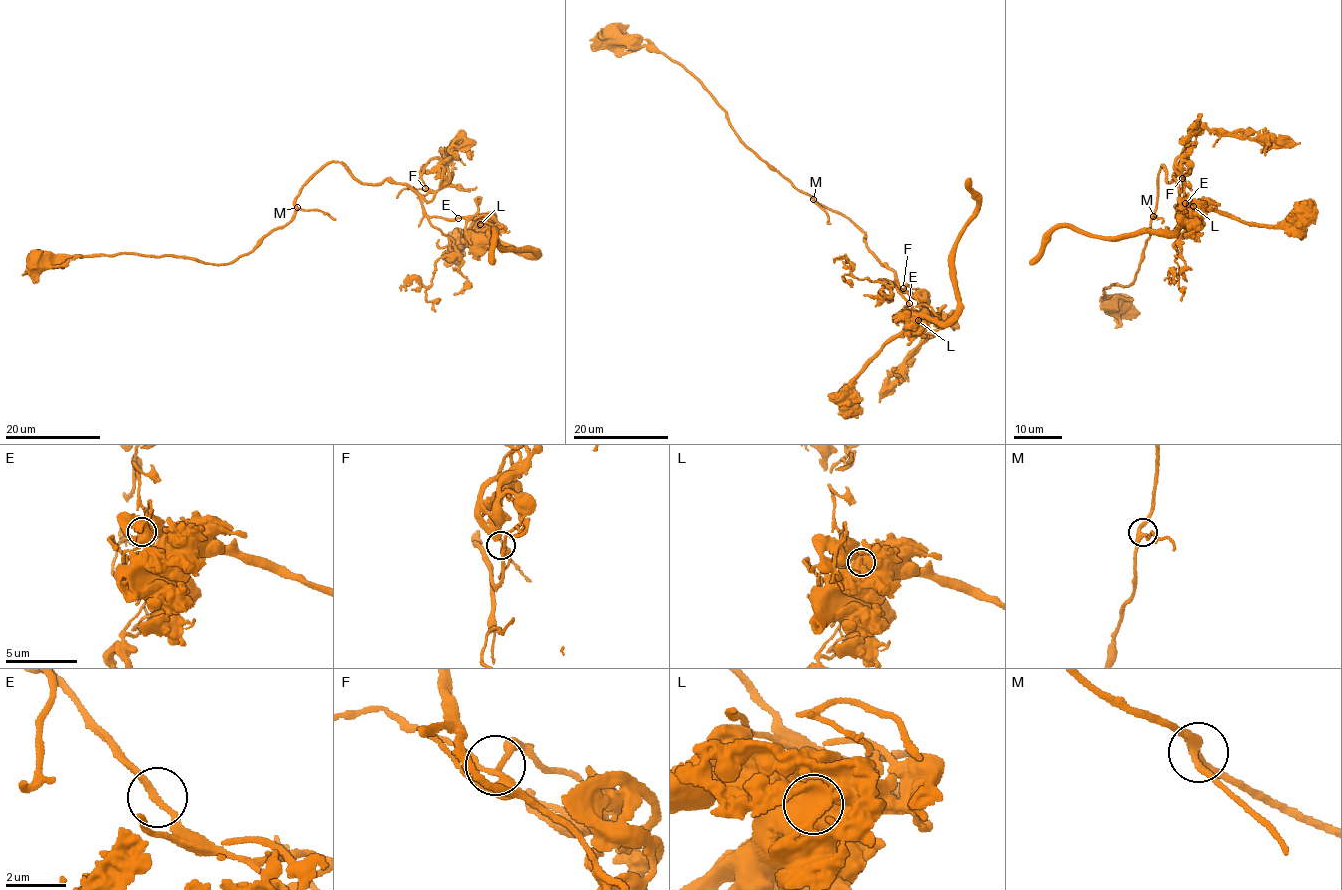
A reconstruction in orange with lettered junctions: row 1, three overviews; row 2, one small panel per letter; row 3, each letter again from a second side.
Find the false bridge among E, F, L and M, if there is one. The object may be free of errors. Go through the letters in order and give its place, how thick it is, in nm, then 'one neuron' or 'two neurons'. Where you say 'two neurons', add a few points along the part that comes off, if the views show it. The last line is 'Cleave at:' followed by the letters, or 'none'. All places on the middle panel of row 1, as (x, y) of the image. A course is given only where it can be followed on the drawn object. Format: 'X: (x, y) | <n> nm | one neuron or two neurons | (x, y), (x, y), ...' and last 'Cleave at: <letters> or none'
E: (909, 303) | 200 nm | one neuron
F: (903, 288) | 200 nm | one neuron
L: (918, 320) | 900 nm | two neurons | (918, 321), (928, 318), (892, 284), (864, 231), (758, 156), (699, 81), (646, 46), (590, 40)
M: (813, 199) | 280 nm | one neuron
Cleave at: L

